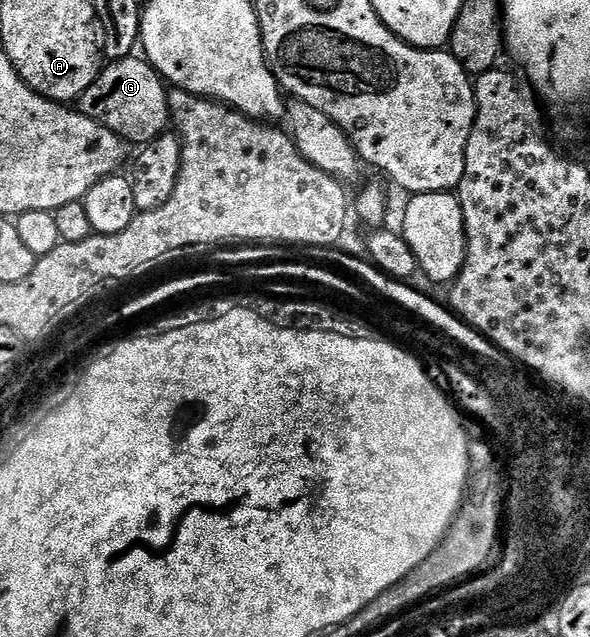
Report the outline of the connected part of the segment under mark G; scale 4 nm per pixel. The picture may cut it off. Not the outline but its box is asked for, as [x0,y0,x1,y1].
[77,54,171,146]

